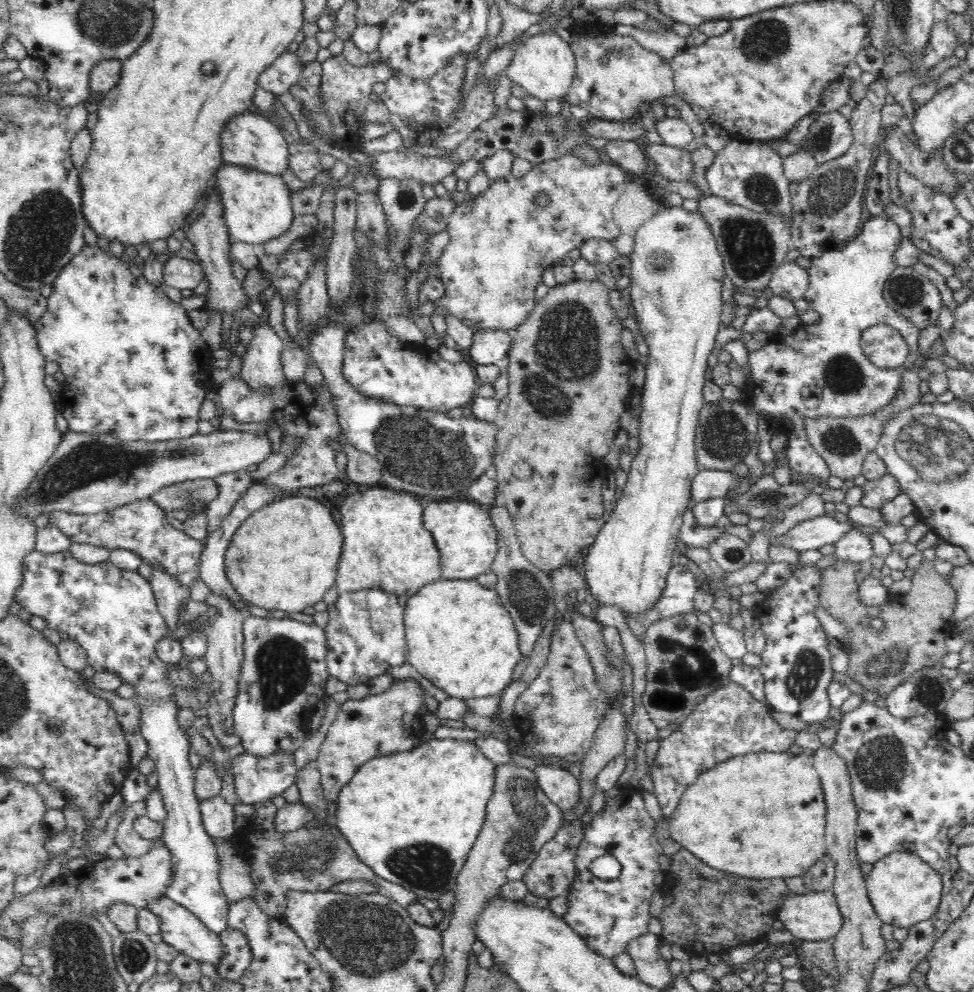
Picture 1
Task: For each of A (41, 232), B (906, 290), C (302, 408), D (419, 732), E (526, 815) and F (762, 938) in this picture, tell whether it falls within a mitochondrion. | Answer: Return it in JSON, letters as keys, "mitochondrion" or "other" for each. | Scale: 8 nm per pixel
{"A":"mitochondrion","B":"mitochondrion","C":"other","D":"other","E":"mitochondrion","F":"other"}

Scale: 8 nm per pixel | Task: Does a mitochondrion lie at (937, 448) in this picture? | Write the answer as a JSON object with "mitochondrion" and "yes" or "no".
{"mitochondrion":"yes"}

